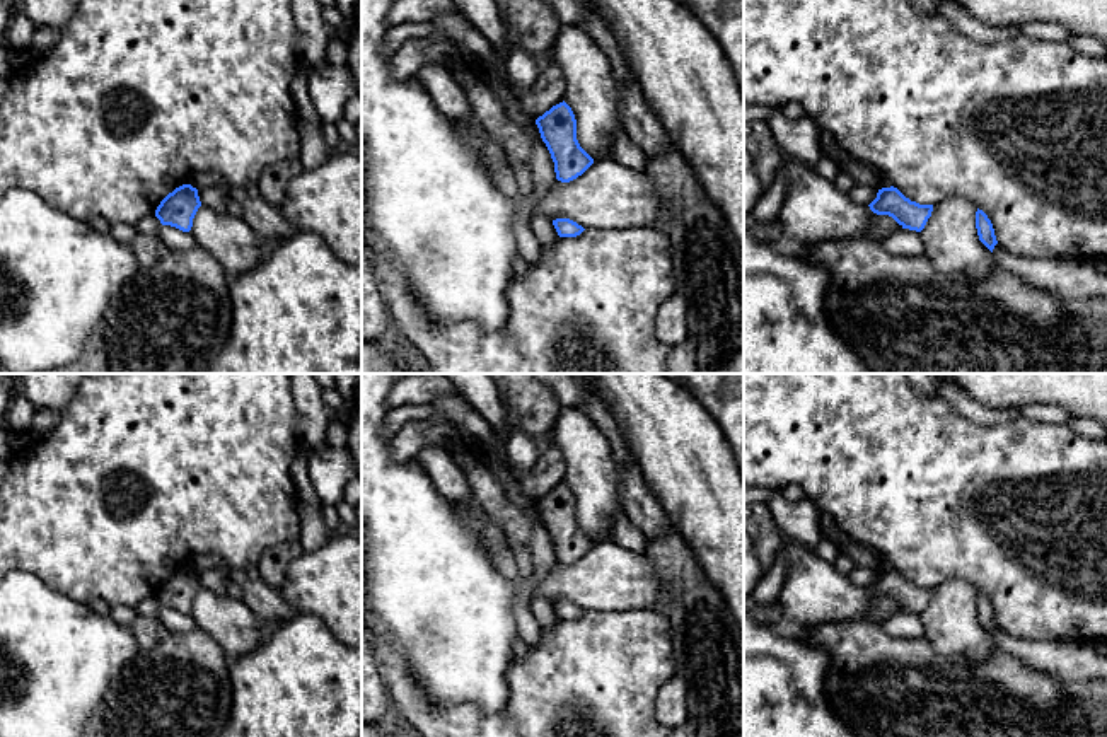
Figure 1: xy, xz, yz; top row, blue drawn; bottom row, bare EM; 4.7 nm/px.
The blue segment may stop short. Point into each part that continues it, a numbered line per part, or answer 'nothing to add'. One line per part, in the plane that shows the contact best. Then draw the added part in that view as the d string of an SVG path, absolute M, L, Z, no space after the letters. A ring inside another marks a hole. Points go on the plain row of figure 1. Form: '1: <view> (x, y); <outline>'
nothing to add

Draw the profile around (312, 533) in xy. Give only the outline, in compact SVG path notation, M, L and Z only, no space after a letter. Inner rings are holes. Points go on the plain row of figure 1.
M298 502L298 548L300 551L314 551L324 546L333 532L324 524L324 519L319 510Z

